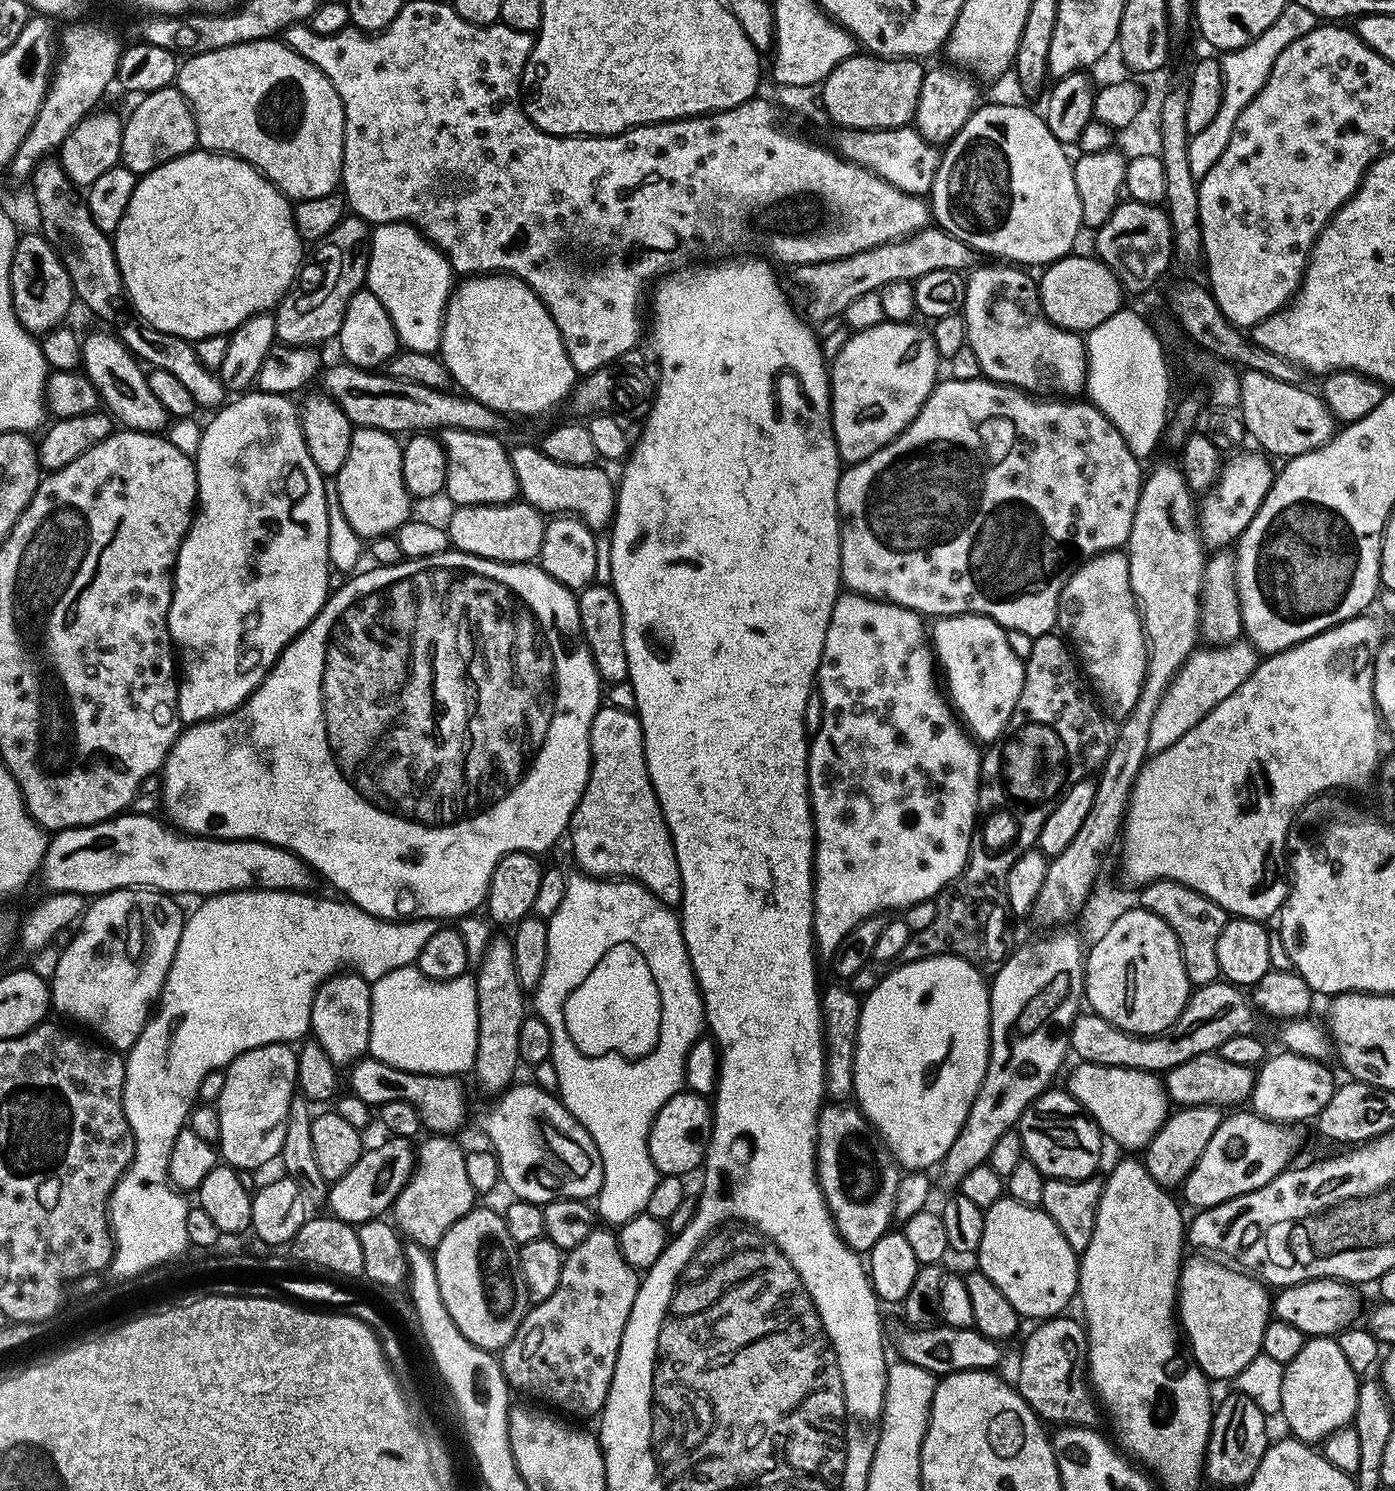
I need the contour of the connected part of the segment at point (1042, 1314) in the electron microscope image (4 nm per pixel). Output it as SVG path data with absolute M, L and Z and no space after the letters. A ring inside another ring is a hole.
M1002 1198L998 1202L994 1202L994 1206L987 1208L984 1214L984 1225L982 1226L982 1242L980 1243L980 1250L978 1253L979 1271L986 1274L986 1278L990 1278L990 1282L994 1282L994 1286L998 1286L998 1290L1002 1290L1002 1294L1006 1294L1006 1302L1010 1302L1010 1306L1014 1306L1014 1310L1021 1318L1032 1319L1032 1322L1039 1322L1042 1320L1050 1320L1053 1316L1061 1315L1065 1311L1064 1308L1068 1303L1075 1301L1078 1296L1078 1289L1080 1287L1080 1265L1078 1263L1078 1253L1072 1249L1070 1242L1066 1242L1066 1238L1062 1238L1062 1230L1058 1230L1058 1226L1054 1226L1054 1222L1049 1218L1043 1208L1031 1208L1022 1202L1011 1198Z

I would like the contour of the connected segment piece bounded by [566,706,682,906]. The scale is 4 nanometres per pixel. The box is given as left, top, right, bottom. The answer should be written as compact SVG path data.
M607 706L599 708L590 726L590 754L592 765L588 781L566 833L567 839L572 839L572 856L580 867L577 869L586 876L634 880L647 888L651 895L657 896L663 904L679 905L682 878L678 870L678 858L672 845L672 835L666 826L666 818L648 777L640 717L626 710L614 710Z

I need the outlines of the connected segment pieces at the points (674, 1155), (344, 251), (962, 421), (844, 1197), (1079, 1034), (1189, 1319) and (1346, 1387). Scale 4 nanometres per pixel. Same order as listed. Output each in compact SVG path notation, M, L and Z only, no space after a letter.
M682 1090L678 1094L674 1094L674 1098L670 1098L670 1102L666 1102L666 1106L662 1106L658 1110L658 1114L652 1123L652 1129L648 1135L648 1153L654 1162L657 1173L660 1176L678 1176L687 1177L687 1172L692 1172L701 1167L704 1163L704 1153L706 1145L710 1139L712 1130L712 1109L709 1101L705 1099L699 1092L691 1090Z
M345 215L343 220L326 234L326 238L315 241L313 250L300 266L300 273L285 294L282 306L275 309L276 339L284 346L316 346L319 340L328 340L337 335L342 326L342 318L350 298L358 289L365 287L368 275L368 245L370 243L370 225L361 216Z
M944 378L937 383L932 392L926 398L922 410L910 422L910 426L901 436L895 436L890 443L882 450L870 454L862 462L845 467L840 473L838 482L838 510L840 511L840 579L843 587L850 592L856 592L860 596L873 596L876 600L888 600L898 606L906 606L910 610L920 613L925 618L943 618L945 616L988 616L994 622L998 622L1009 633L1021 632L1027 638L1049 635L1057 627L1056 605L1060 599L1060 590L1064 586L1065 577L1060 576L1060 571L1064 568L1064 559L1071 552L1084 552L1085 557L1096 555L1097 552L1107 552L1109 550L1120 550L1128 543L1130 526L1134 522L1134 510L1138 506L1140 497L1140 485L1142 483L1141 461L1136 456L1130 454L1130 450L1122 442L1120 435L1114 430L1114 426L1105 418L1102 413L1096 409L1095 404L1085 402L1085 404L1076 404L1080 402L1052 402L1056 404L1043 404L1043 399L1035 395L1020 391L1019 388L1007 388L1005 384L996 384L993 380L971 380L970 382L958 382L951 378Z
M828 1102L824 1107L820 1109L820 1117L816 1119L816 1178L820 1188L824 1192L824 1200L828 1203L828 1212L832 1215L832 1220L836 1223L836 1232L844 1239L844 1243L848 1247L854 1249L861 1254L867 1254L871 1252L872 1247L882 1239L884 1235L889 1231L890 1225L893 1223L892 1211L894 1210L895 1202L895 1190L899 1184L900 1177L902 1175L901 1169L896 1166L891 1166L884 1173L880 1173L880 1164L872 1157L872 1140L874 1141L874 1132L870 1127L867 1120L864 1119L863 1112L859 1107L851 1106L844 1102Z
M1220 982L1199 985L1189 995L1182 1014L1178 1014L1178 1018L1165 1032L1160 1032L1156 1036L1135 1036L1129 1032L1123 1032L1114 1027L1110 1022L1106 1022L1106 1018L1096 1015L1091 1010L1084 1010L1072 1019L1072 1026L1066 1032L1066 1040L1070 1045L1071 1055L1073 1052L1077 1056L1075 1059L1085 1064L1122 1066L1123 1068L1134 1068L1157 1074L1166 1074L1170 1069L1177 1068L1178 1065L1190 1058L1215 1053L1220 1048L1222 1042L1226 1042L1226 1038L1242 1036L1253 1031L1253 1005L1250 1003L1249 997L1245 993L1244 997L1240 992L1243 991L1239 987L1225 986Z
M1196 1254L1192 1261L1189 1259L1183 1265L1178 1289L1178 1324L1183 1335L1184 1332L1188 1335L1188 1344L1192 1347L1191 1359L1209 1381L1231 1381L1261 1353L1262 1334L1266 1334L1266 1326L1273 1315L1273 1297L1268 1296L1269 1289L1255 1275L1239 1267L1227 1268L1224 1264L1215 1264L1204 1256L1207 1255Z
M1313 1336L1305 1339L1302 1350L1288 1364L1284 1365L1284 1377L1282 1378L1281 1408L1279 1415L1284 1416L1288 1428L1293 1437L1304 1444L1313 1446L1334 1435L1338 1430L1349 1427L1356 1416L1360 1385L1358 1373L1350 1370L1350 1362L1342 1355L1342 1346L1339 1339L1332 1336Z

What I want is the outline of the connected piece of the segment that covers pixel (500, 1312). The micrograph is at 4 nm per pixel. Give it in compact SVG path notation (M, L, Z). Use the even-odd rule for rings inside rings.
M477 1206L467 1212L453 1228L446 1230L440 1245L434 1250L436 1273L438 1274L438 1290L442 1290L442 1302L446 1302L446 1310L450 1310L450 1318L454 1318L454 1326L474 1342L474 1346L485 1348L486 1351L499 1353L518 1330L522 1319L516 1313L516 1288L508 1277L508 1256L504 1253L505 1241L499 1240L504 1226L503 1215L491 1212L488 1208Z

